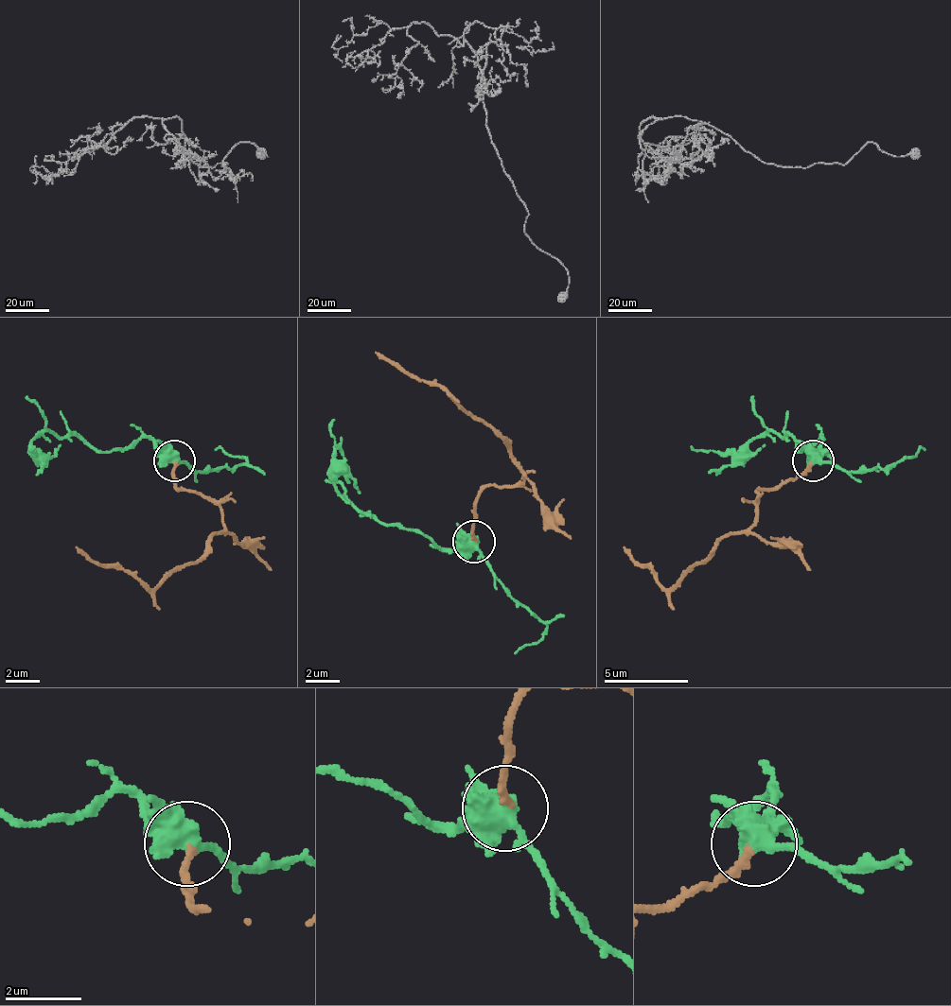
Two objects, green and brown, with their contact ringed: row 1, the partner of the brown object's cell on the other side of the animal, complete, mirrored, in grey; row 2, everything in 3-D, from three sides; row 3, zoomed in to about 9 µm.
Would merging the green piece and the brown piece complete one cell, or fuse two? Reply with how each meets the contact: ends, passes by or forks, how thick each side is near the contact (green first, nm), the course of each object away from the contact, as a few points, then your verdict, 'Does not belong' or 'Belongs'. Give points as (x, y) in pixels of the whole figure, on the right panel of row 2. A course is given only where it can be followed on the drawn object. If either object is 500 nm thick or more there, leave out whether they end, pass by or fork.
At the ring green forks. At the ring brown ends. Thickness 460 nm (green) against 190 nm. Course of green: (812, 459), (820, 439), (803, 451), (778, 434), (748, 442), (736, 451), (690, 447). Course of brown: (812, 459), (757, 493), (757, 510), (748, 531), (732, 531), (715, 552), (664, 585), (623, 547). Belongs

